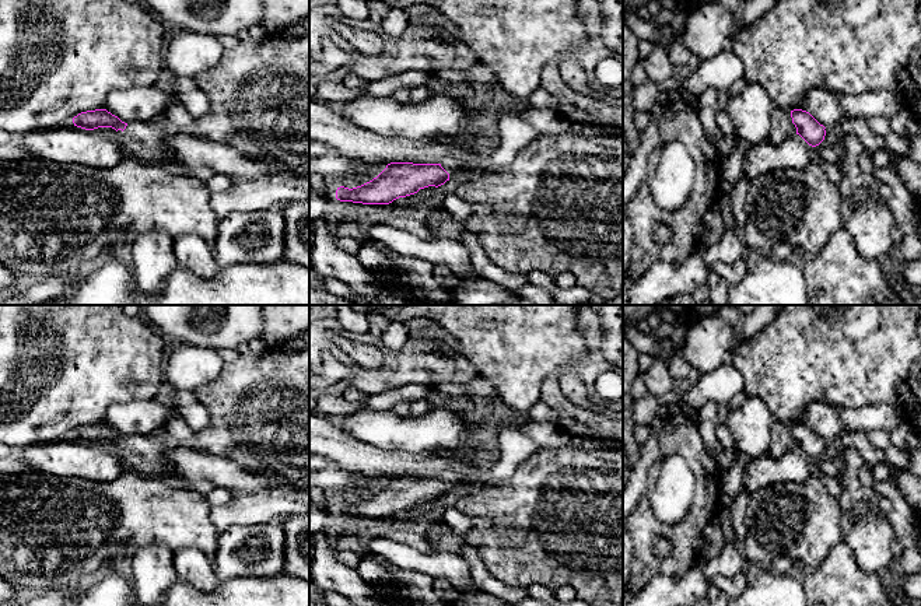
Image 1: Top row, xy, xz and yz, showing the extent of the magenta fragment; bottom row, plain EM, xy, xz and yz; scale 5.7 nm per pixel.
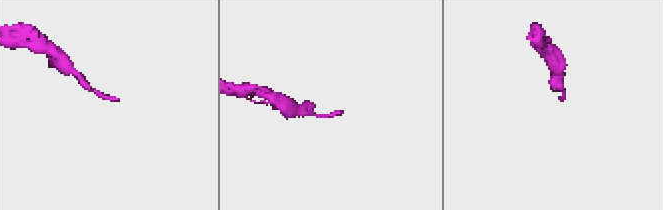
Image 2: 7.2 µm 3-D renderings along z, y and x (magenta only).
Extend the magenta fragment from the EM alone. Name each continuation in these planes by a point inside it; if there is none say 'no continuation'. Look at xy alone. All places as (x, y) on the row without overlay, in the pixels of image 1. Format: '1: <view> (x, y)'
1: xy (143, 454)

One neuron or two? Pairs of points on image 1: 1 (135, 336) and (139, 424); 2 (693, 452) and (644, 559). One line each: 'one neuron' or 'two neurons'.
1: two neurons
2: one neuron

